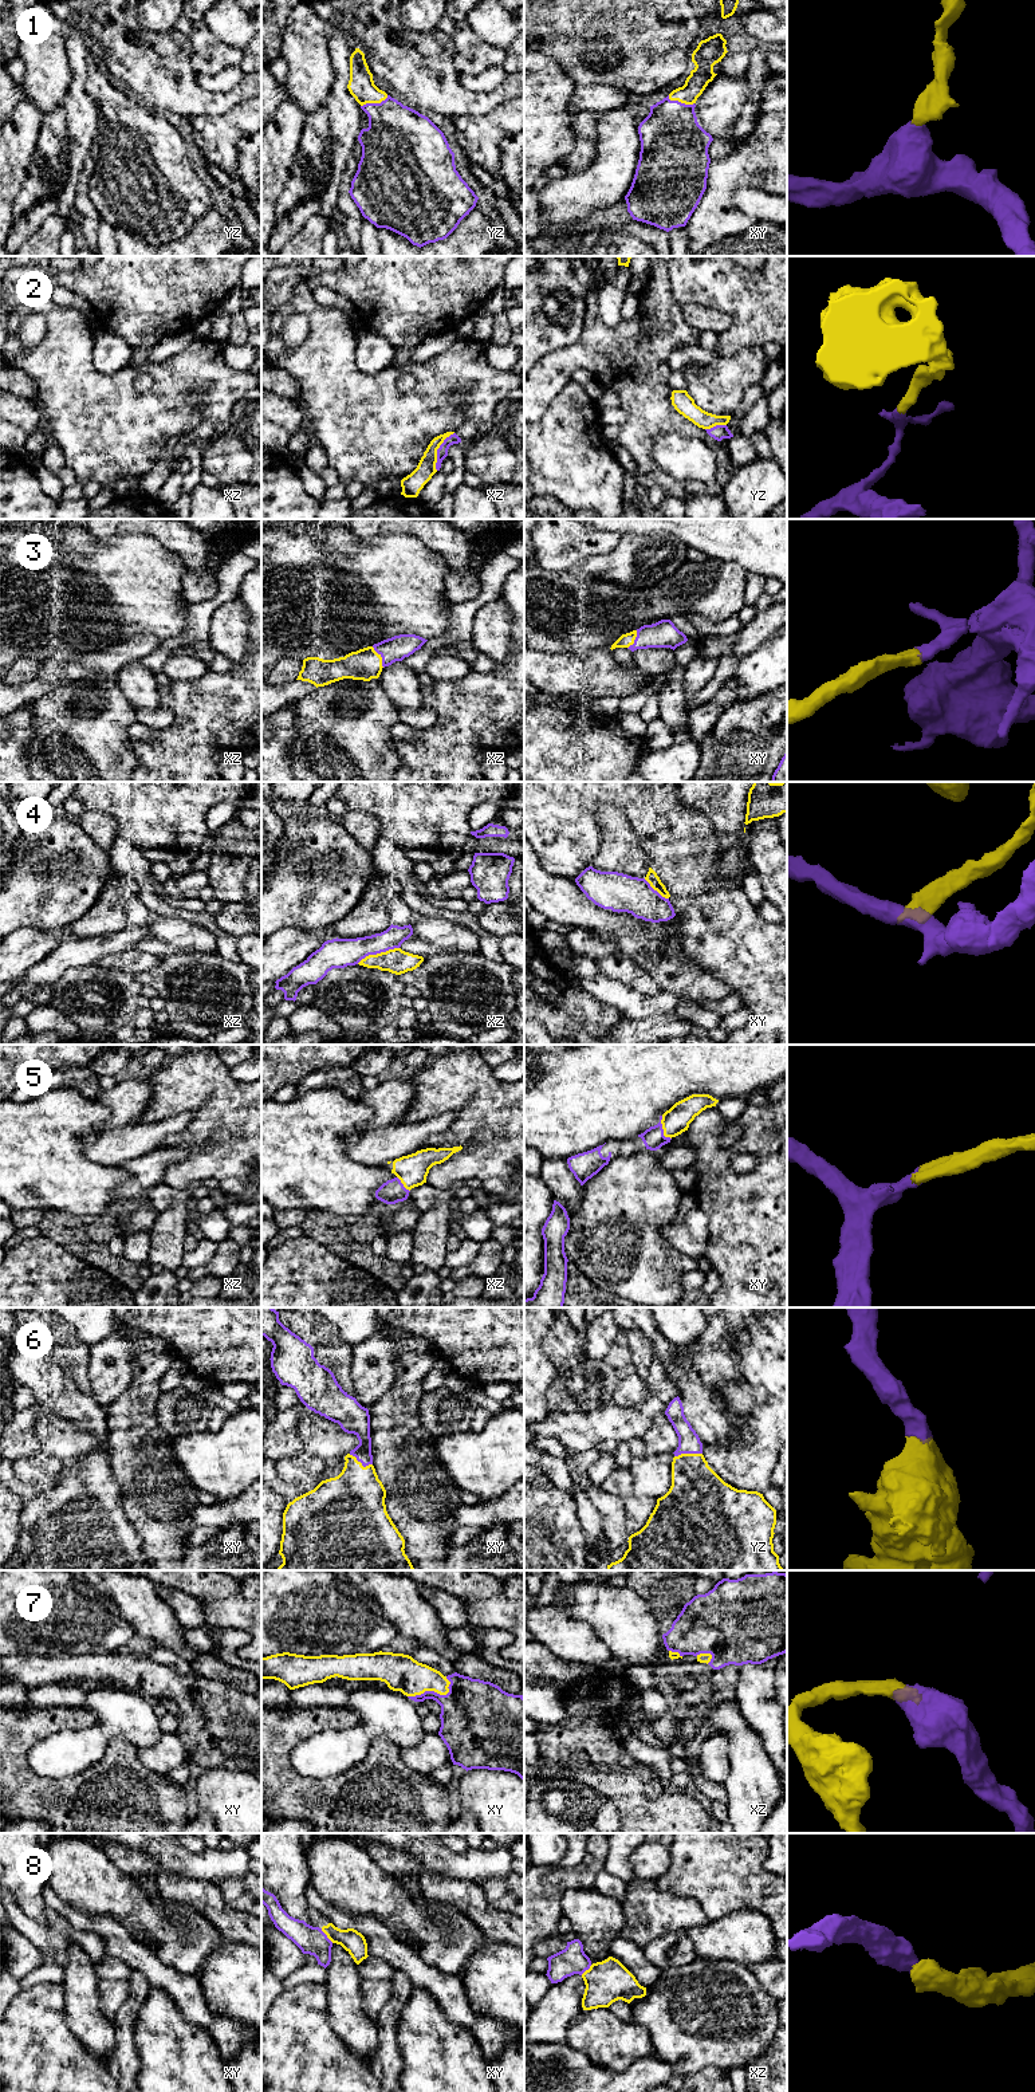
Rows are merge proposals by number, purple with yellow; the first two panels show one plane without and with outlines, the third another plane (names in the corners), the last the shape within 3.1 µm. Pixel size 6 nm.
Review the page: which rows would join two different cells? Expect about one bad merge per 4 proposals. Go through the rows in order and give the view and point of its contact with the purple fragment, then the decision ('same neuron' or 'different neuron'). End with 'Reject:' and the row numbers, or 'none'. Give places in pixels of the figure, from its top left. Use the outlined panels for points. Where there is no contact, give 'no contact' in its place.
1: contact yz (374, 103); same neuron
2: contact xz (437, 451); different neuron
3: contact xz (381, 656); same neuron
4: contact xz (377, 952); different neuron
5: contact xy (662, 1129); same neuron
6: contact yz (688, 1453); same neuron
7: contact xy (432, 1691); same neuron
8: contact xy (326, 1935); same neuron
Reject: 2, 4

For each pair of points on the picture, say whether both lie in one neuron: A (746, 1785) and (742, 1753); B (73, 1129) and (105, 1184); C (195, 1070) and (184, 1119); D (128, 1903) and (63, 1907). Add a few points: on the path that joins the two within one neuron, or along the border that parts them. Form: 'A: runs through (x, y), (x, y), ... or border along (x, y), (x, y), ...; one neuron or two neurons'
A: runs through (746, 1777), (746, 1761); one neuron
B: runs through (71, 1144), (71, 1153), (90, 1172); one neuron
C: border along (192, 1113), (178, 1113), (154, 1120); two neurons
D: border along (51, 1888), (71, 1906); two neurons

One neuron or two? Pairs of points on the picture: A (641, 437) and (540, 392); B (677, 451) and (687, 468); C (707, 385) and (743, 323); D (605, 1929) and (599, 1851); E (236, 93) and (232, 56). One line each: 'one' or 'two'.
A: one
B: one
C: two
D: two
E: two

